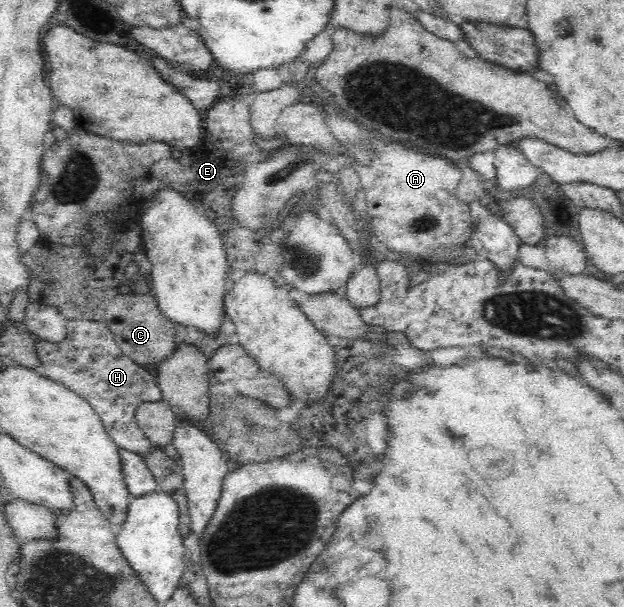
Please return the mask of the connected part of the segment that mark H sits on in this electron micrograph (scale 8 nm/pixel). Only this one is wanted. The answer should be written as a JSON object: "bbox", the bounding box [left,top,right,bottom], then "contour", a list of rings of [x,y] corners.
{"bbox":[34,320,162,456],"contour":[[[70,320],[67,322],[67,335],[61,343],[51,343],[38,336],[34,341],[45,376],[62,383],[91,404],[107,433],[121,449],[140,456],[158,449],[140,428],[136,411],[143,402],[162,400],[161,388],[150,372],[122,353],[105,321]]]}

